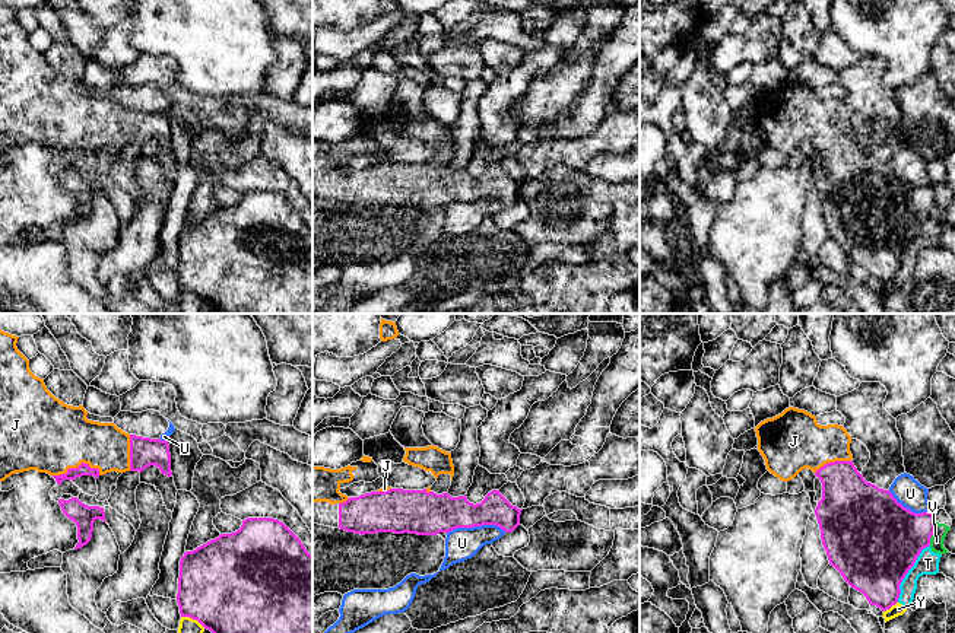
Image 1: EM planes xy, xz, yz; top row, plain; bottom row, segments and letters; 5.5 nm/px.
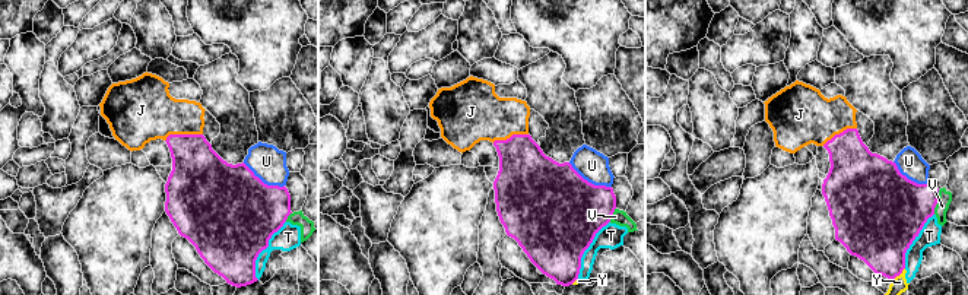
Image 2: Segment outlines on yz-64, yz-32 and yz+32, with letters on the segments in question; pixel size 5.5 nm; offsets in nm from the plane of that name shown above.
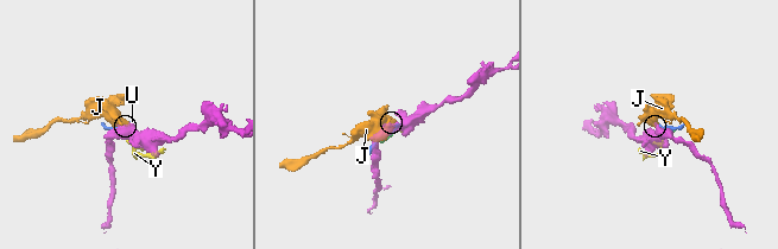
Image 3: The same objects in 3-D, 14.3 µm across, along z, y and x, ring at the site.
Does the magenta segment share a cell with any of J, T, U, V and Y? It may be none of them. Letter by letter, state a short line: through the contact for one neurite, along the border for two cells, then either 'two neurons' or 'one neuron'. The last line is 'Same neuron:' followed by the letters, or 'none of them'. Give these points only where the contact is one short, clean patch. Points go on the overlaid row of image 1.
J: one neuron
T: two neurons
U: two neurons
V: two neurons
Y: two neurons
Same neuron: J

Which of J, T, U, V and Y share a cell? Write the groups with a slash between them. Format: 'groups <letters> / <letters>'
groups J / T V Y / U

